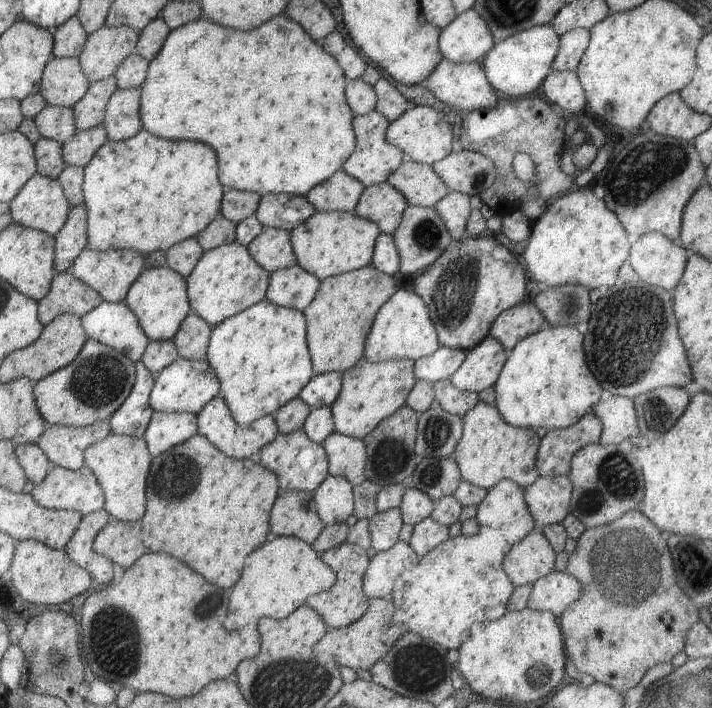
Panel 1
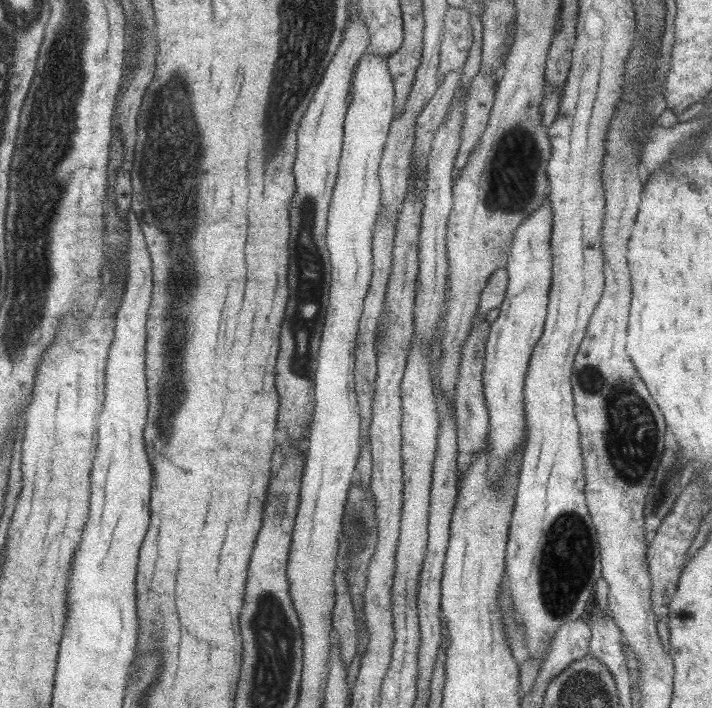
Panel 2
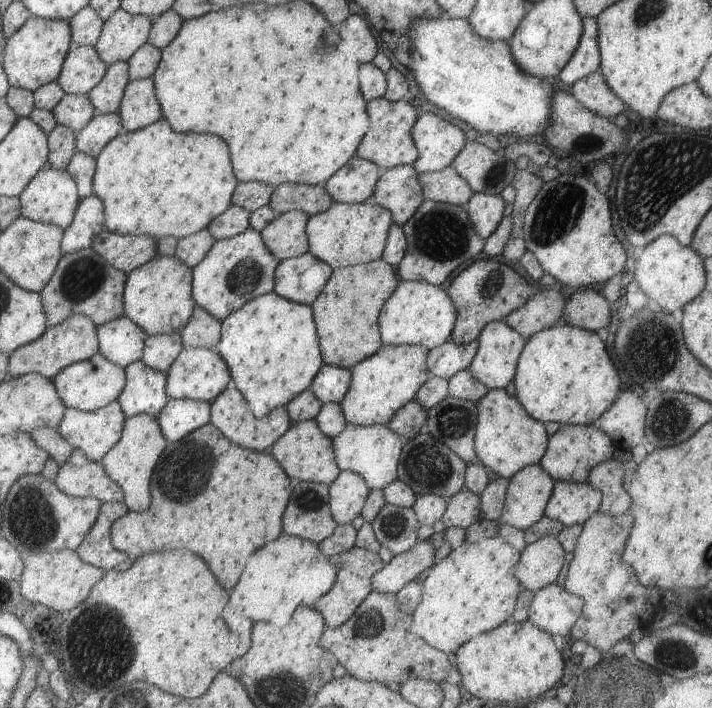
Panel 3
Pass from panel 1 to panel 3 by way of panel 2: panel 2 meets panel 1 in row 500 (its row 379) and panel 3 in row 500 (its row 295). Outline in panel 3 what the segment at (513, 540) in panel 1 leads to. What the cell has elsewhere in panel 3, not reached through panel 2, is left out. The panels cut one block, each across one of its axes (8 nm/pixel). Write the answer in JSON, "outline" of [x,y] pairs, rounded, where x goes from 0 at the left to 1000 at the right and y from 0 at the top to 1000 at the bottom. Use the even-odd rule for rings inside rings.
{"outline":[[[756,655],[736,658],[712,684],[701,740],[736,750],[763,727],[778,679]]]}

